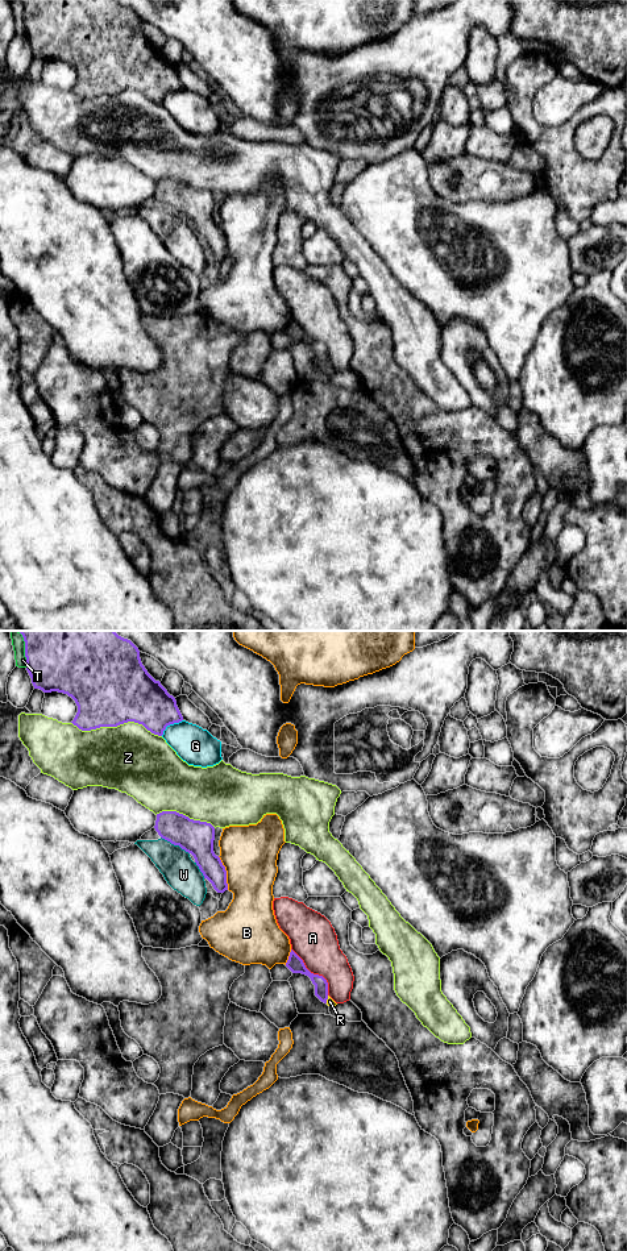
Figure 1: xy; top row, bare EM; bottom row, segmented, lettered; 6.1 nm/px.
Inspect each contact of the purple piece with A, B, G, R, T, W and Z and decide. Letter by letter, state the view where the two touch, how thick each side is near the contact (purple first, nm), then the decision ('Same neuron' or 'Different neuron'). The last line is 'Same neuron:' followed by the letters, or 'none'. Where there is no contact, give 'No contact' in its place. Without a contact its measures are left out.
A: Touches purple in xy. Thickness 100 nm (purple) against 280 nm. Different neuron
B: Touches purple in xy. Thickness 180 nm (purple) against 340 nm. Different neuron
G: Touches purple in xy. Thickness 300 nm (purple) against 220 nm. Different neuron
R: Touches purple in xy. Thickness 80 nm (purple) against 50 nm. Same neuron
T: Touches purple in xy. Thickness 360 nm (purple) against 80 nm. Different neuron
W: Touches purple in xy. Thickness 200 nm (purple) against 200 nm. Different neuron
Z: Touches purple in xy. Thickness 480 nm (purple) against 420 nm. Different neuron
Same neuron: R

